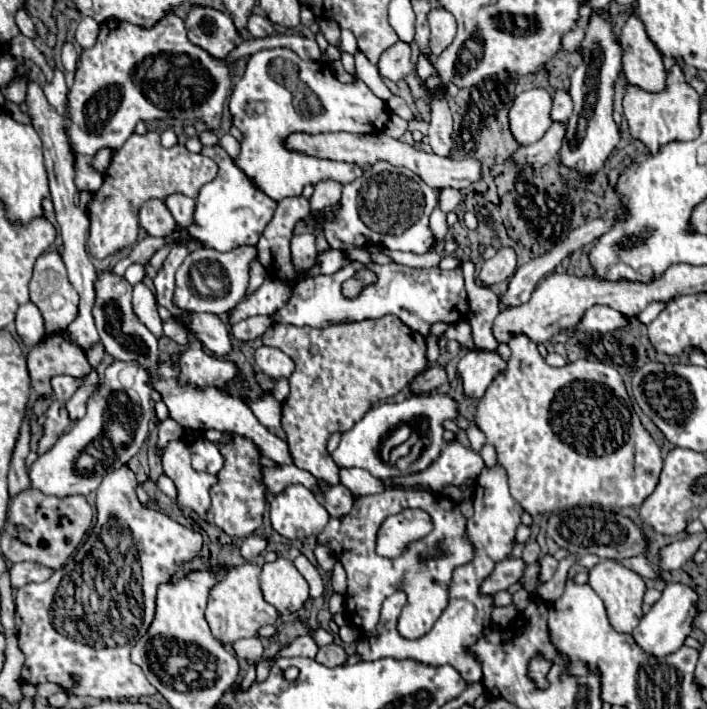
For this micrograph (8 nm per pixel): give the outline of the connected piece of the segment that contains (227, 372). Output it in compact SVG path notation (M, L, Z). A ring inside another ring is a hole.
M195 339L181 355L179 367L181 367L181 381L193 387L209 387L209 385L223 387L237 373L233 363L205 353L203 345Z

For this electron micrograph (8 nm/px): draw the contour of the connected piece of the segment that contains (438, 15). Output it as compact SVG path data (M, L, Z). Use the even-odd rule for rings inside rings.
M437 7L429 13L429 25L431 25L429 49L431 49L431 55L437 57L453 43L455 33L457 33L457 23L447 9Z

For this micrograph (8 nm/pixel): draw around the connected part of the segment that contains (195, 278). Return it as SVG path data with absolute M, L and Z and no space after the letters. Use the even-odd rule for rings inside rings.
M195 247L183 265L177 269L177 289L175 289L175 305L195 313L215 313L223 315L245 295L249 287L249 263L257 257L255 247L241 247L229 253L217 253L213 249Z

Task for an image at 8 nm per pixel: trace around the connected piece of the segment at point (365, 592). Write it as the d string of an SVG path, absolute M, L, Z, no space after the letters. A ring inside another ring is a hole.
M385 491L379 495L357 497L353 509L339 519L331 519L325 531L319 535L319 541L329 543L335 557L343 563L347 571L347 595L349 601L349 621L363 629L373 631L379 619L381 603L395 591L407 593L407 605L399 617L399 633L407 639L423 637L433 623L441 617L449 603L449 587L453 581L453 571L461 565L467 565L475 557L473 543L465 537L467 519L459 511L459 505L449 501L439 493L405 493L405 491ZM395 499L401 499L401 509L405 507L421 507L431 515L433 531L413 541L399 557L381 557L377 555L377 533L381 527L381 505L393 505L385 509L385 517L395 513Z

